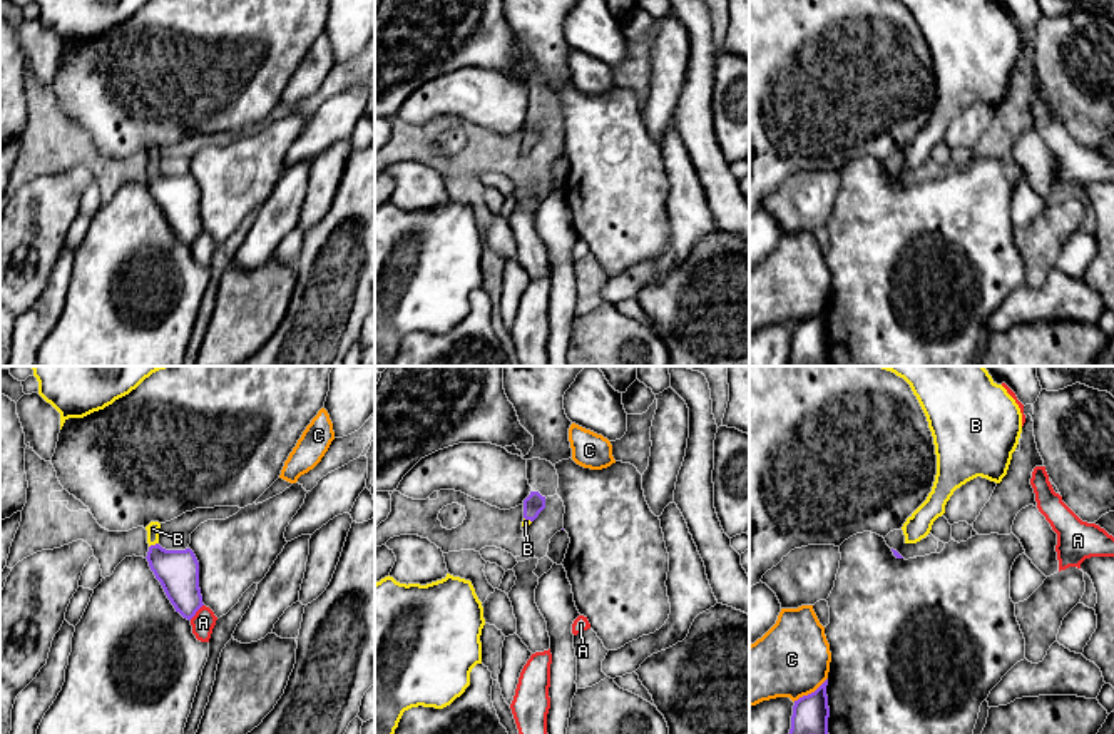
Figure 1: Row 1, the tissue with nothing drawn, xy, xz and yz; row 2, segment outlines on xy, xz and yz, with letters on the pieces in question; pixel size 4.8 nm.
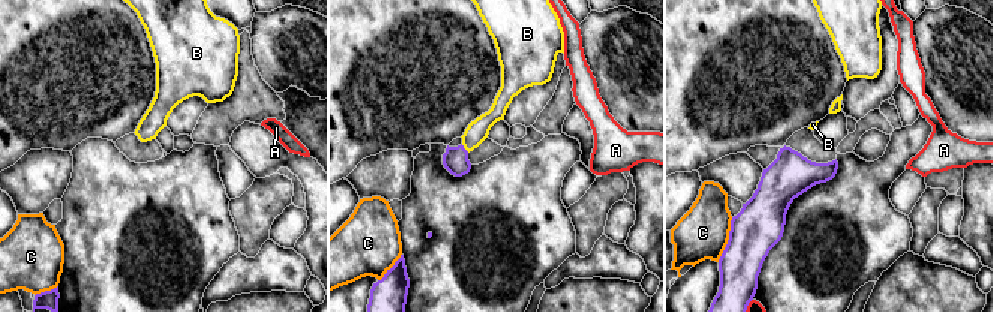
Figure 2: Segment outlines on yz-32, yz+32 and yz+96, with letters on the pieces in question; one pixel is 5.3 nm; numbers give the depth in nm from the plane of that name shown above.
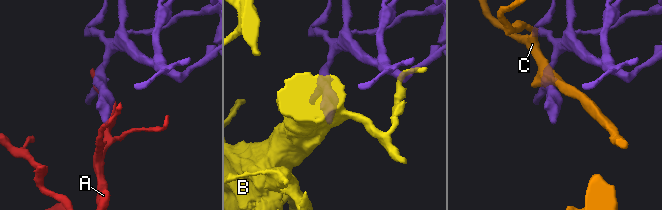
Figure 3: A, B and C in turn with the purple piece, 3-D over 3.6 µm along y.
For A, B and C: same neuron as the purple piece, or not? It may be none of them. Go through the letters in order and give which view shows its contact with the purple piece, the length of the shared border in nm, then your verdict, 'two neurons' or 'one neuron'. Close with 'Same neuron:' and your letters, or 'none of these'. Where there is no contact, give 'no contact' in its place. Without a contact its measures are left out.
A: contact in xy; length 100 nm; two neurons
B: contact in xy; length 50 nm; one neuron
C: contact in yz; length 200 nm; two neurons
Same neuron: B

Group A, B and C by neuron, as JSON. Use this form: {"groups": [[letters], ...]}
{"groups": [["A"], ["B"], ["C"]]}

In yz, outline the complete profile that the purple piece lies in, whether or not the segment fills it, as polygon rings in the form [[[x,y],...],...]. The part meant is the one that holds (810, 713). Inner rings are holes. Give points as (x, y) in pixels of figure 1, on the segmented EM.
[[[828,679],[811,694],[795,701],[790,734],[828,734]]]

